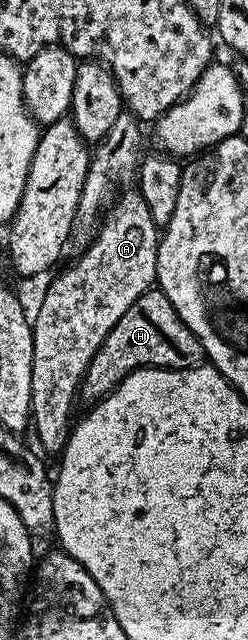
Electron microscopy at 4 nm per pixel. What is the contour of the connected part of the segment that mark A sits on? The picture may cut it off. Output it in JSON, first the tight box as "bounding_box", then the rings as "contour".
{"bounding_box":[30,189,158,455],"contour":[[[125,189],[103,215],[91,244],[49,284],[36,314],[34,310],[30,426],[33,431],[36,429],[39,449],[45,455],[64,453],[64,445],[72,433],[72,409],[78,403],[80,381],[90,360],[94,360],[94,352],[102,348],[102,340],[122,320],[126,308],[153,289],[157,245],[158,228],[150,216],[150,208],[146,208],[146,200],[142,200],[139,189]]]}

